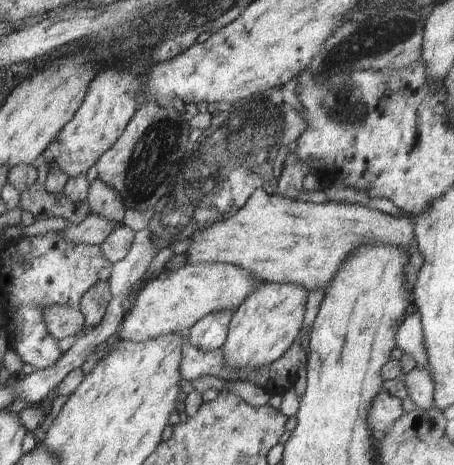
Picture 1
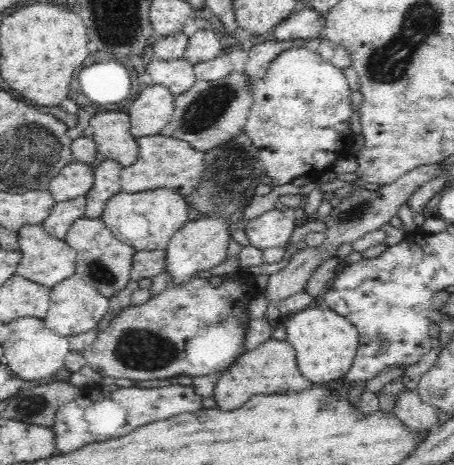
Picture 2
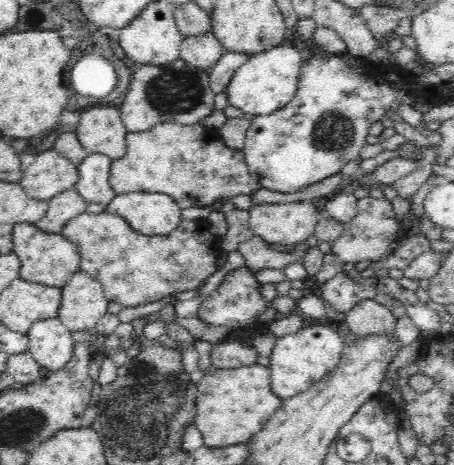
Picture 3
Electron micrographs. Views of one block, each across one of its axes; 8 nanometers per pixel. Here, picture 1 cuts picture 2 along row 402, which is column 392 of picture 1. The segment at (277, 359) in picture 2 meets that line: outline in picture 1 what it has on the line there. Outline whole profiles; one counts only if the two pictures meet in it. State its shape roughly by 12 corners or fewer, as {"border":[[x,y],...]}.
{"border":[[258,189],[190,237],[189,264],[326,288],[358,240],[402,246],[414,222]]}

